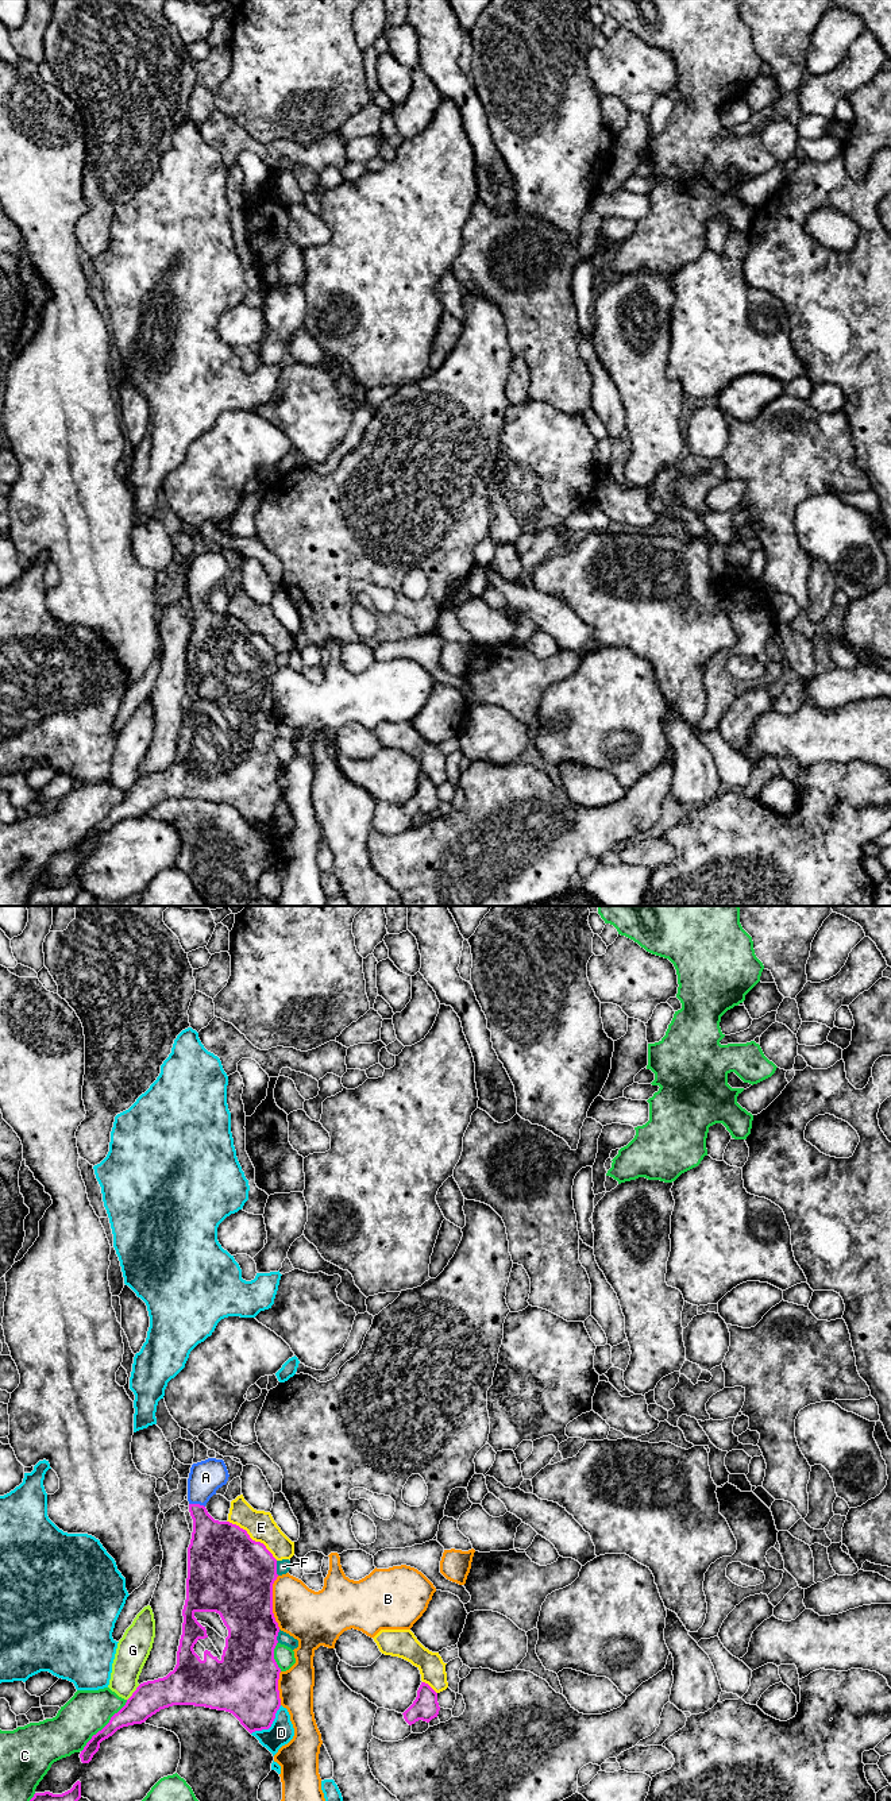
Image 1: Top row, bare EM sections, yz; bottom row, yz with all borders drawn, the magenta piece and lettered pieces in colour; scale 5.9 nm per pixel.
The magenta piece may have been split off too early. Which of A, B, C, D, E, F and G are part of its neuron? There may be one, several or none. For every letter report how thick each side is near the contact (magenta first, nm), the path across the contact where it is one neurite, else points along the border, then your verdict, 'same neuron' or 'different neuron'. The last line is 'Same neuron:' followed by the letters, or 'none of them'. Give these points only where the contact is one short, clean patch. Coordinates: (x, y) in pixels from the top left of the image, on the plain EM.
A: 260/200 nm | across yz (213, 635), (197, 597), (199, 583), (205, 570) | same neuron
B: 440/320 nm | different neuron
C: 170/260 nm | different neuron
D: 340/150 nm | different neuron
E: 500/170 nm | different neuron
F: 460/80 nm | different neuron
G: 190/190 nm | different neuron
Same neuron: A

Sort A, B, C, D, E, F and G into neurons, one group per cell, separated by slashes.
A / B / C / D / E / F / G

